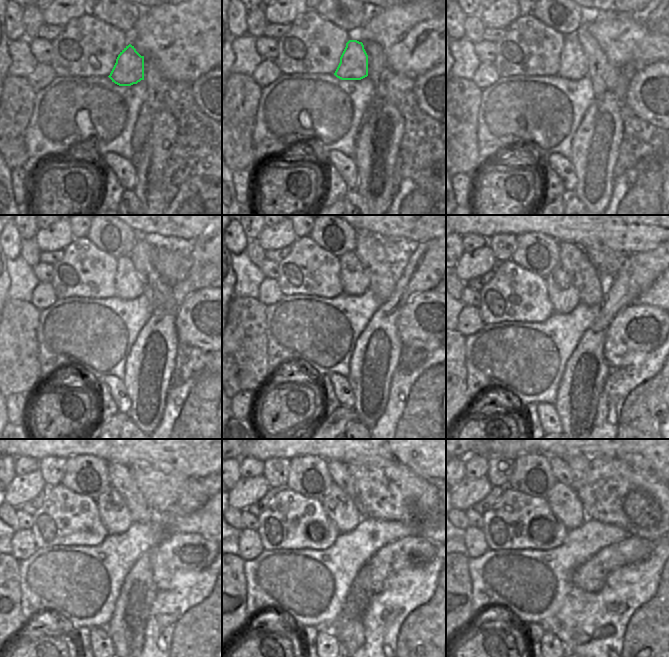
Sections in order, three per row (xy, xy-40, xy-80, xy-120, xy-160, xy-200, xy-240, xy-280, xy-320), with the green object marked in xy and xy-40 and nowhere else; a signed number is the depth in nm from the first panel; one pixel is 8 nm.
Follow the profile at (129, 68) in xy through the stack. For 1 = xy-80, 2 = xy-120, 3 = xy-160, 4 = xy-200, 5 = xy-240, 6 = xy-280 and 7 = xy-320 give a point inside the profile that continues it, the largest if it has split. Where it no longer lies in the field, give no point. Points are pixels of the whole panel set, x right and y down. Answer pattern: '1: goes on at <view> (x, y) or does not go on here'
1: goes on at xy-80 (573, 62)
2: goes on at xy-120 (129, 285)
3: goes on at xy-160 (354, 278)
4: goes on at xy-200 (564, 297)
5: goes on at xy-240 (114, 513)
6: goes on at xy-280 (341, 509)
7: goes on at xy-320 (563, 500)

